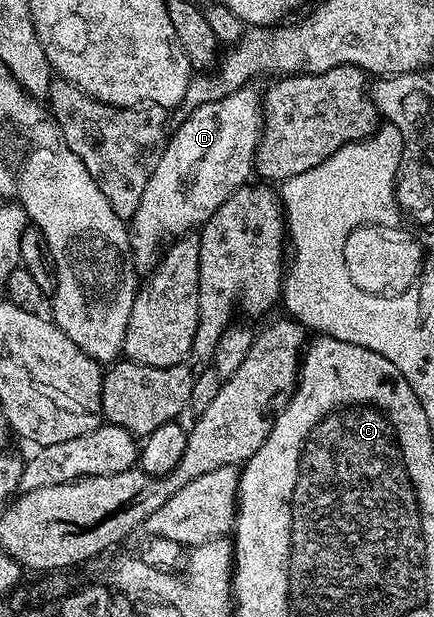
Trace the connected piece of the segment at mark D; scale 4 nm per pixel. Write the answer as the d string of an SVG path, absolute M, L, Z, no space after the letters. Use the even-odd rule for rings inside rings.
M248 84L232 94L212 97L190 111L176 130L174 127L153 176L149 176L149 184L145 184L141 204L129 219L129 247L136 267L154 267L163 241L202 227L235 190L248 185L247 177L255 170L255 150L263 134L263 102L255 88Z

